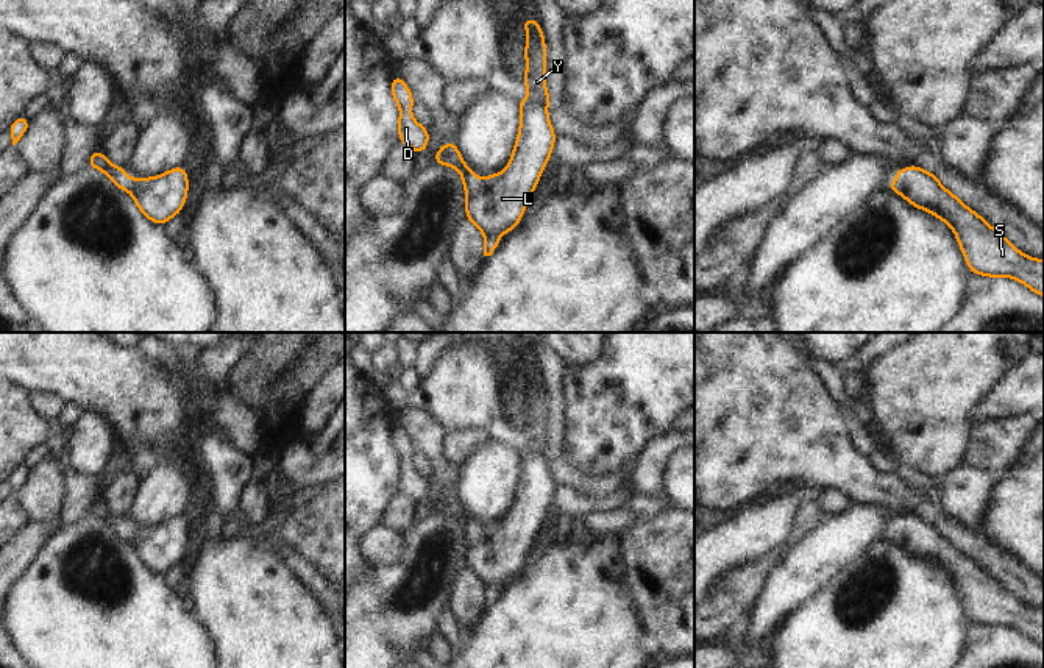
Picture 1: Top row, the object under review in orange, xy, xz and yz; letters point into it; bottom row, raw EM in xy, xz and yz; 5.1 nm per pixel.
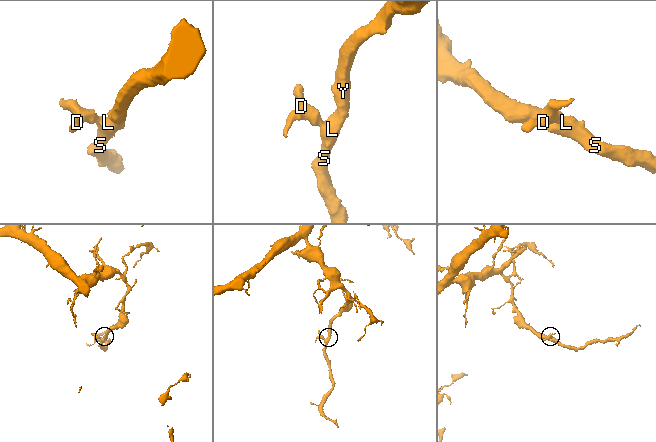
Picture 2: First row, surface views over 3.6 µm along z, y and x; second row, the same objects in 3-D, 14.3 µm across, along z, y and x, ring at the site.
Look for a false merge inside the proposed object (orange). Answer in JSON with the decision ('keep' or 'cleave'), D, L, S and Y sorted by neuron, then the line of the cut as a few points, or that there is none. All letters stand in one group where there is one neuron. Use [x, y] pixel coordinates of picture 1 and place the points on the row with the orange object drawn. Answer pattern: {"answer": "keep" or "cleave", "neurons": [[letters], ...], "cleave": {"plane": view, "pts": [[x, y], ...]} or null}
{"answer": "keep", "neurons": [["D", "L", "S", "Y"]], "cleave": null}

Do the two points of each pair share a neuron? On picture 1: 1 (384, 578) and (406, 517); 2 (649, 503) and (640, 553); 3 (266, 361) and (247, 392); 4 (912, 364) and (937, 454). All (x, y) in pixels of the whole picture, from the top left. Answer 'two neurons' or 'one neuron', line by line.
1: two neurons
2: two neurons
3: one neuron
4: one neuron

